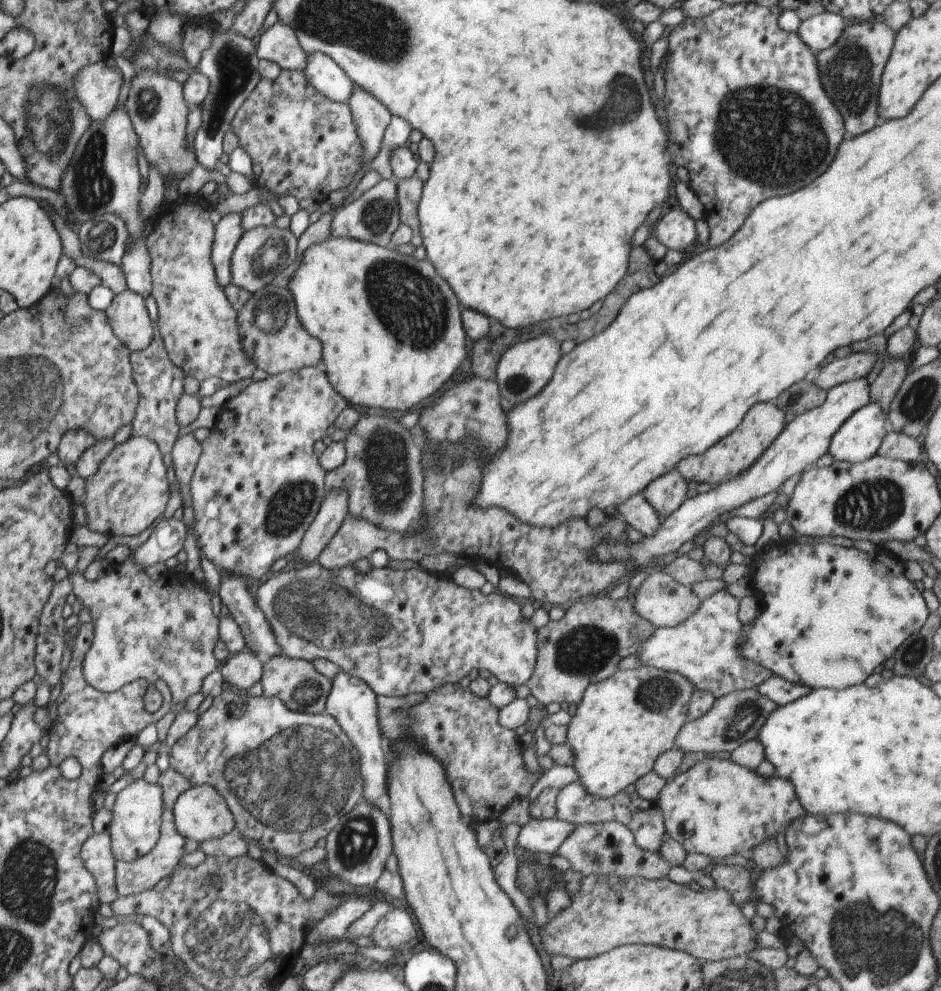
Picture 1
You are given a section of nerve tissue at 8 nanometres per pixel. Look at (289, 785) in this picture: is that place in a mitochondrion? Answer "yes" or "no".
yes

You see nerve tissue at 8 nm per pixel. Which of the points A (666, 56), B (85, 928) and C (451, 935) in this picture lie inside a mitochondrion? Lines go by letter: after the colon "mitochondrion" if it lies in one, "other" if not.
A: other
B: other
C: other

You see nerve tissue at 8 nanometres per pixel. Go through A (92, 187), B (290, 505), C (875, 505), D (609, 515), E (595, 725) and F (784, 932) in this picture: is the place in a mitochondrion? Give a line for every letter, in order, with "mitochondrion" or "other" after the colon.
A: mitochondrion
B: mitochondrion
C: mitochondrion
D: other
E: other
F: other

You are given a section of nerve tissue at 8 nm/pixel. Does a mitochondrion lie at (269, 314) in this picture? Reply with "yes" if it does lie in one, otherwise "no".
yes

